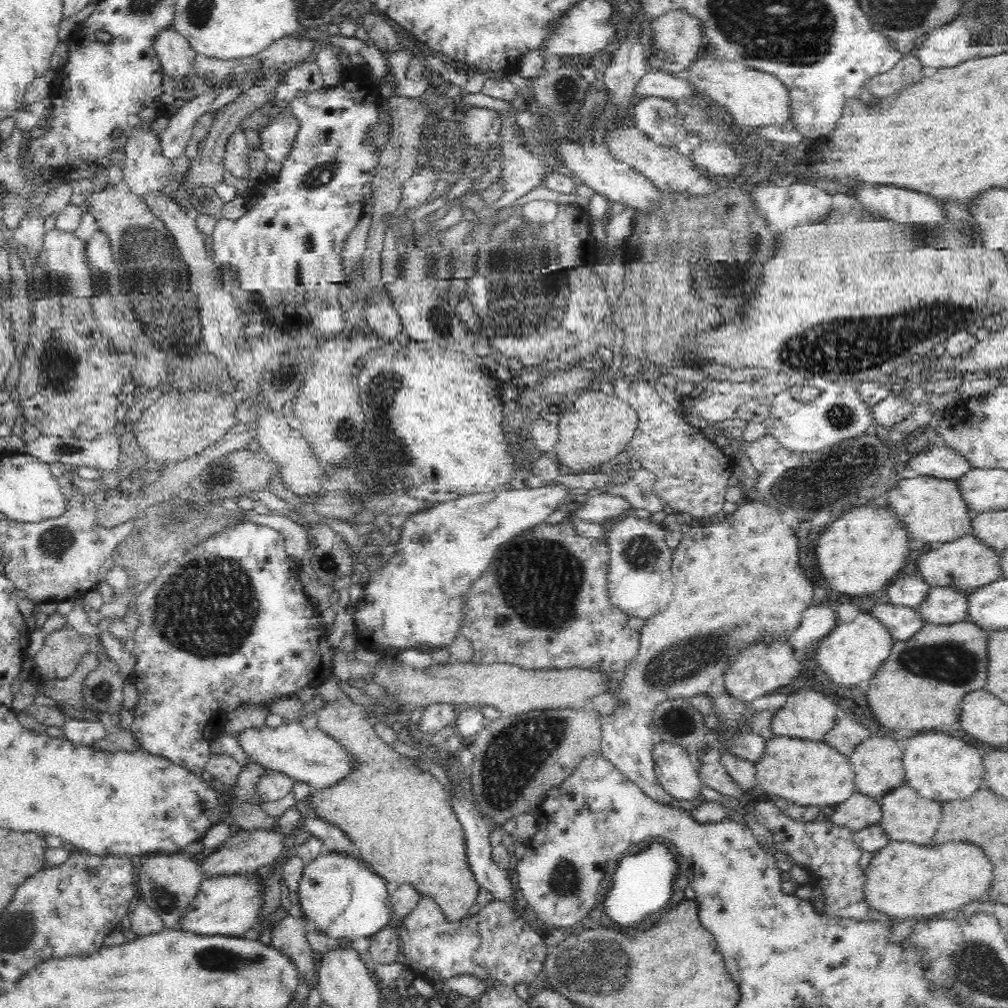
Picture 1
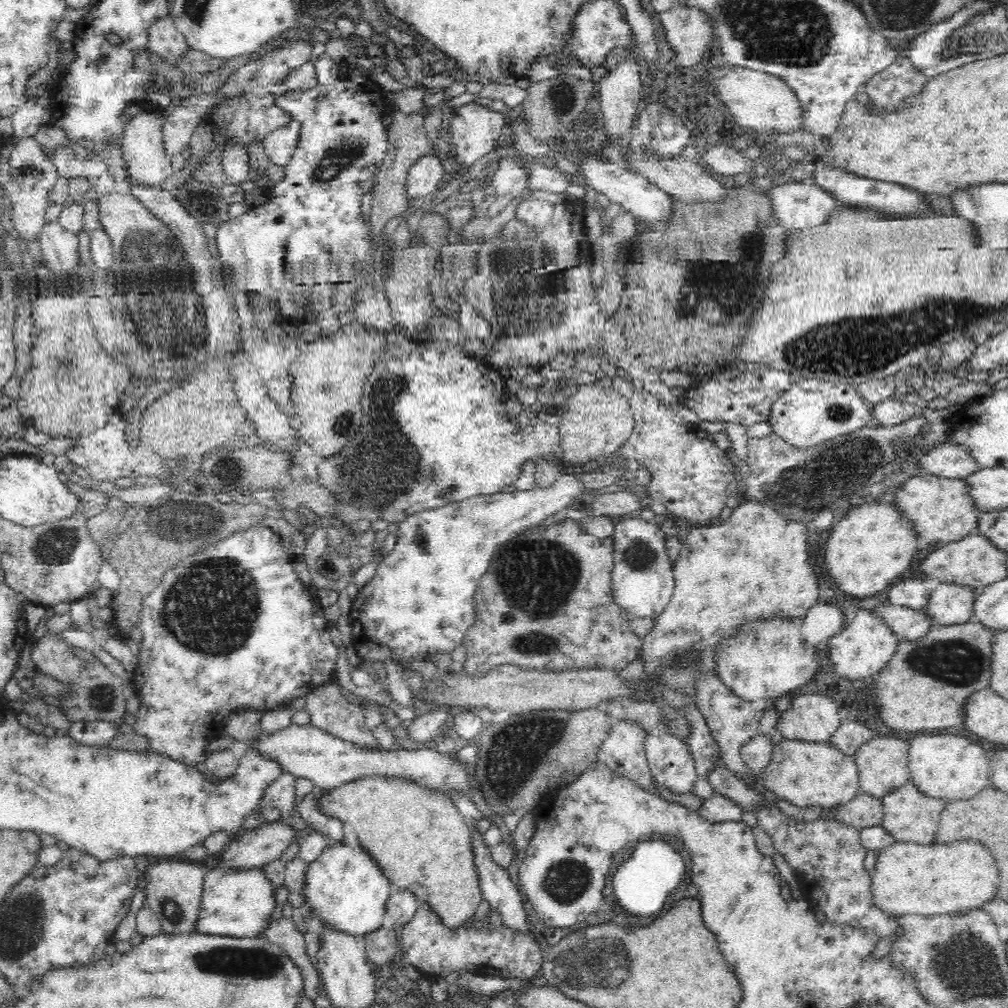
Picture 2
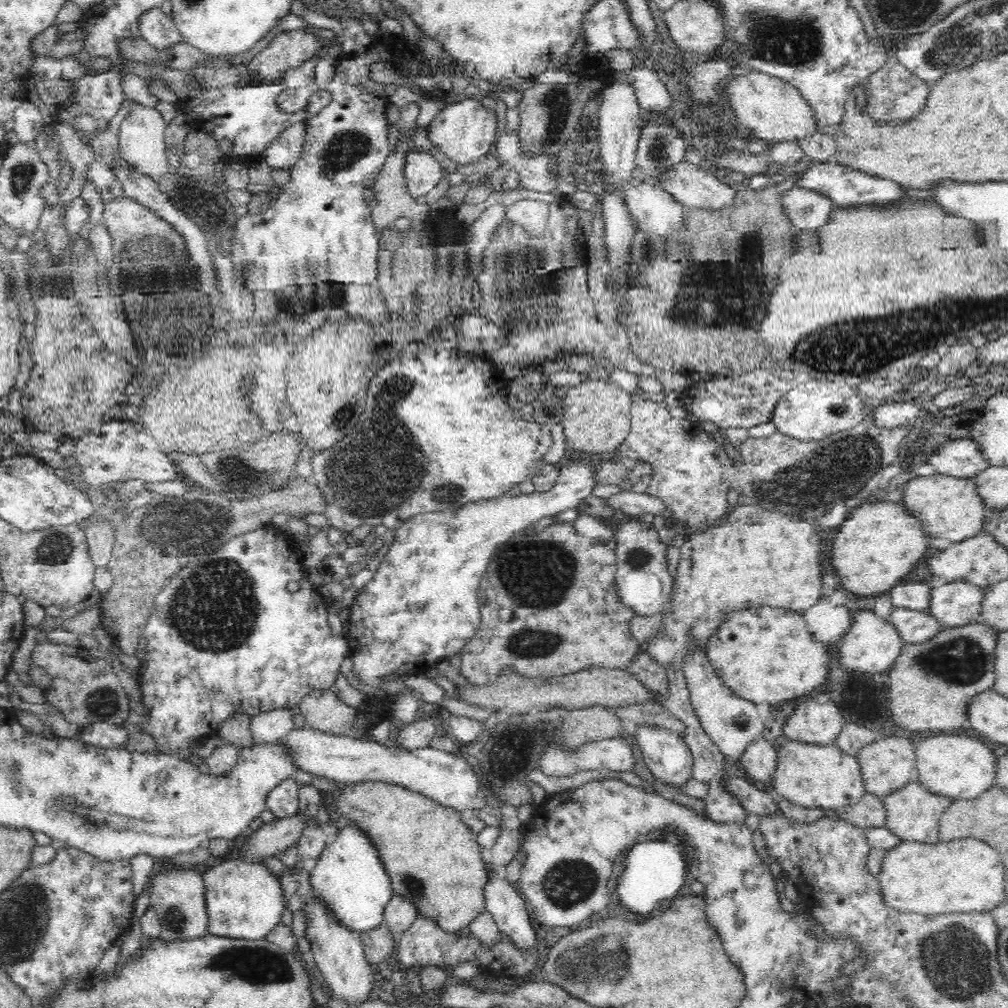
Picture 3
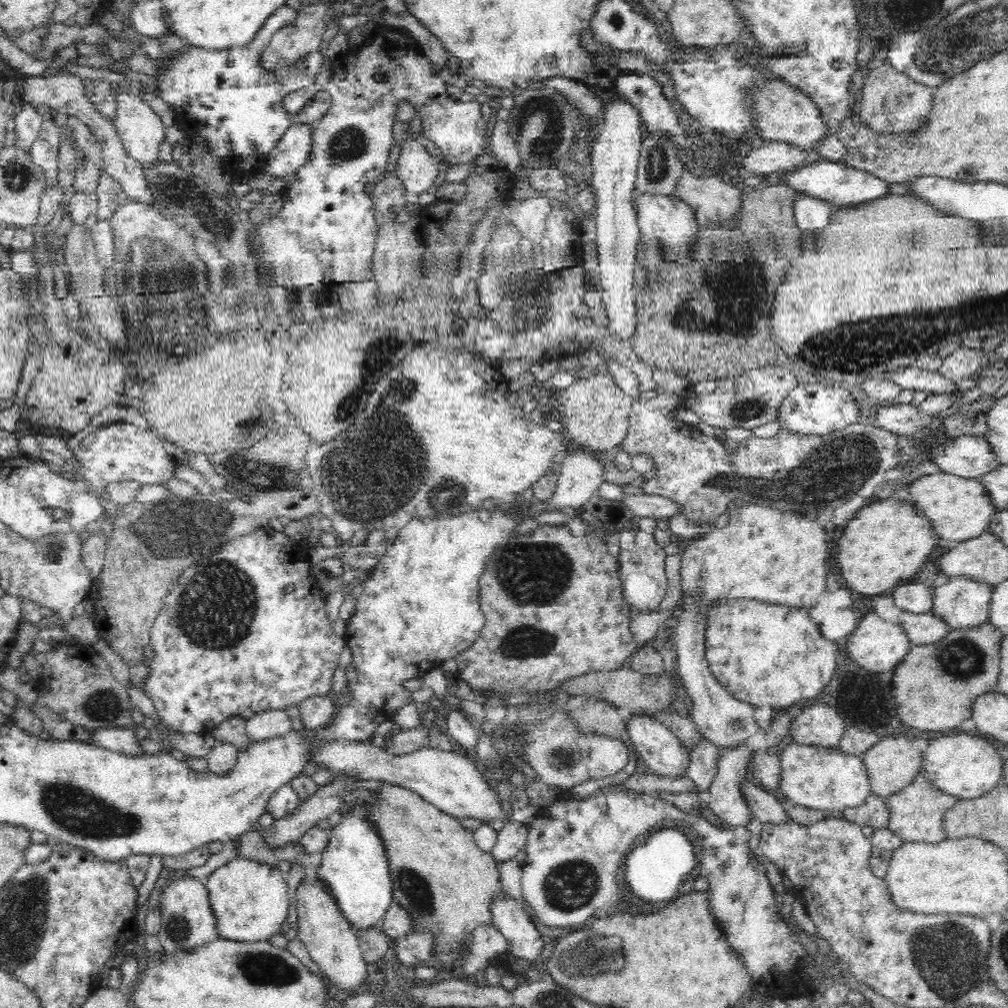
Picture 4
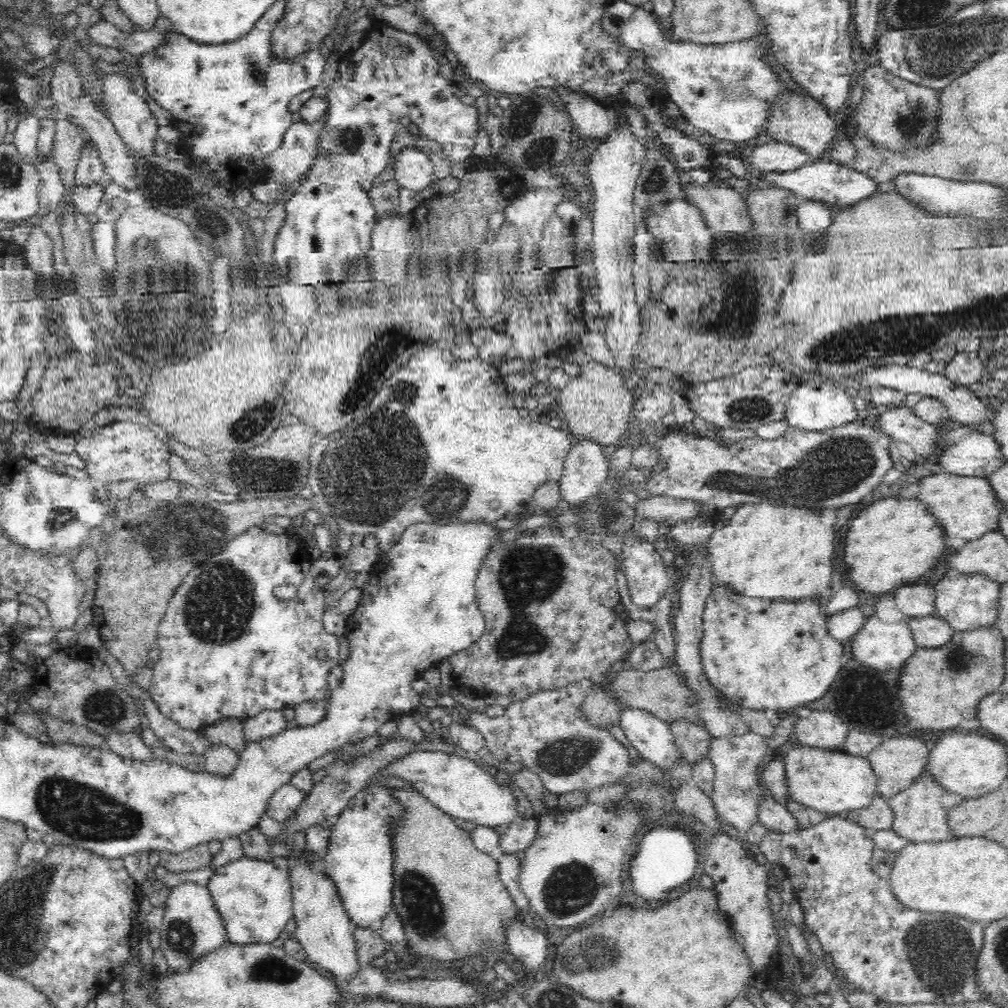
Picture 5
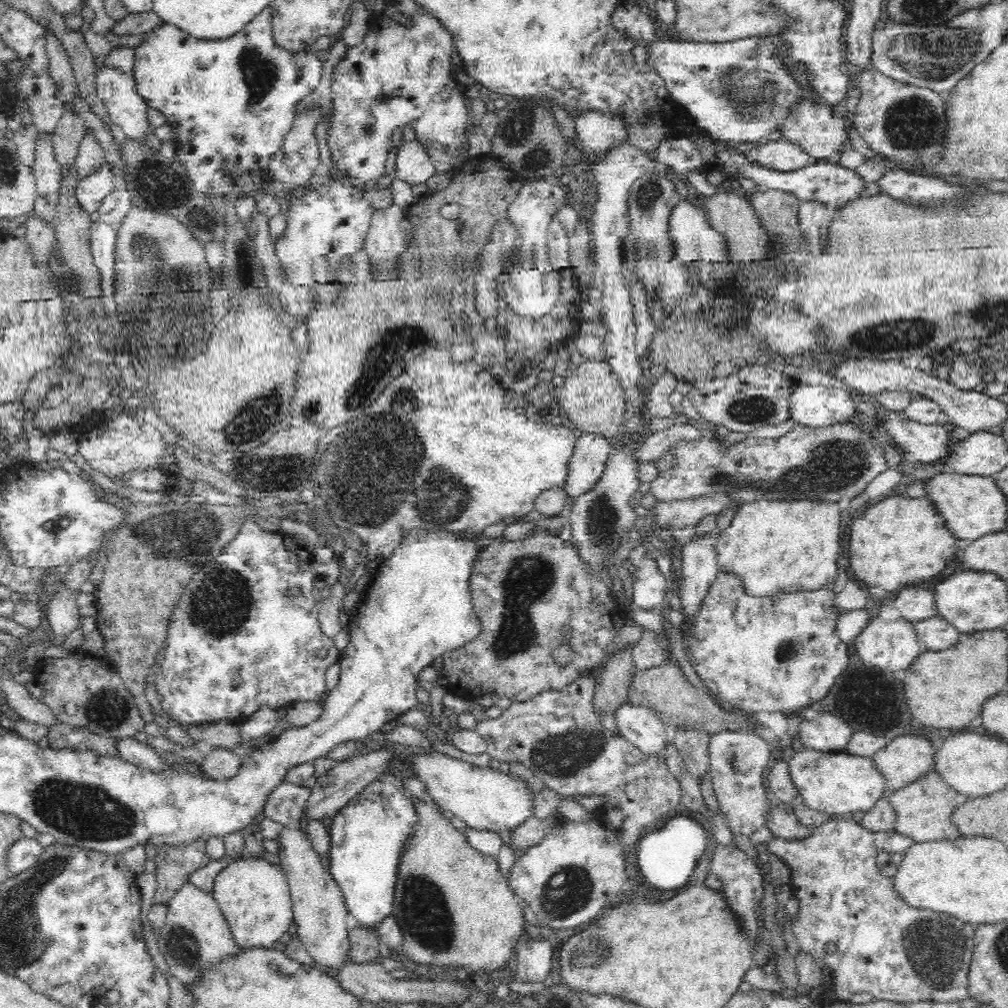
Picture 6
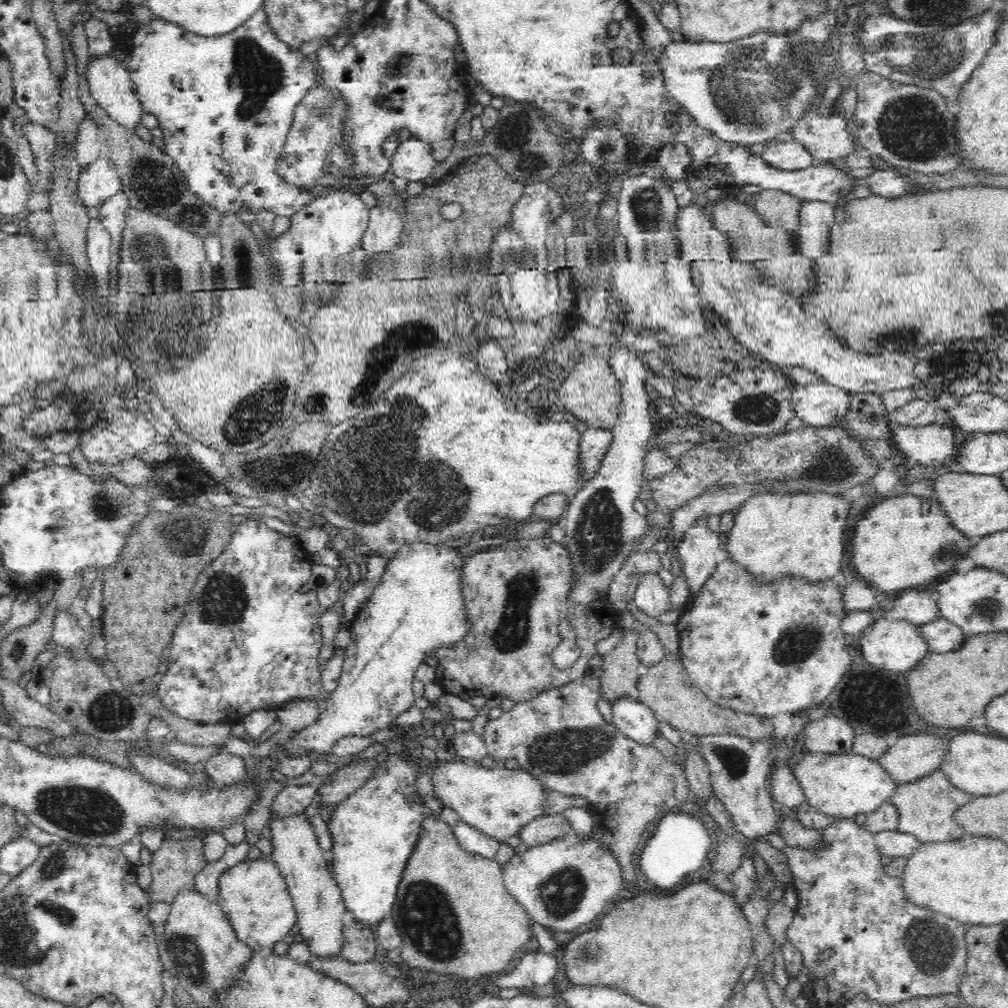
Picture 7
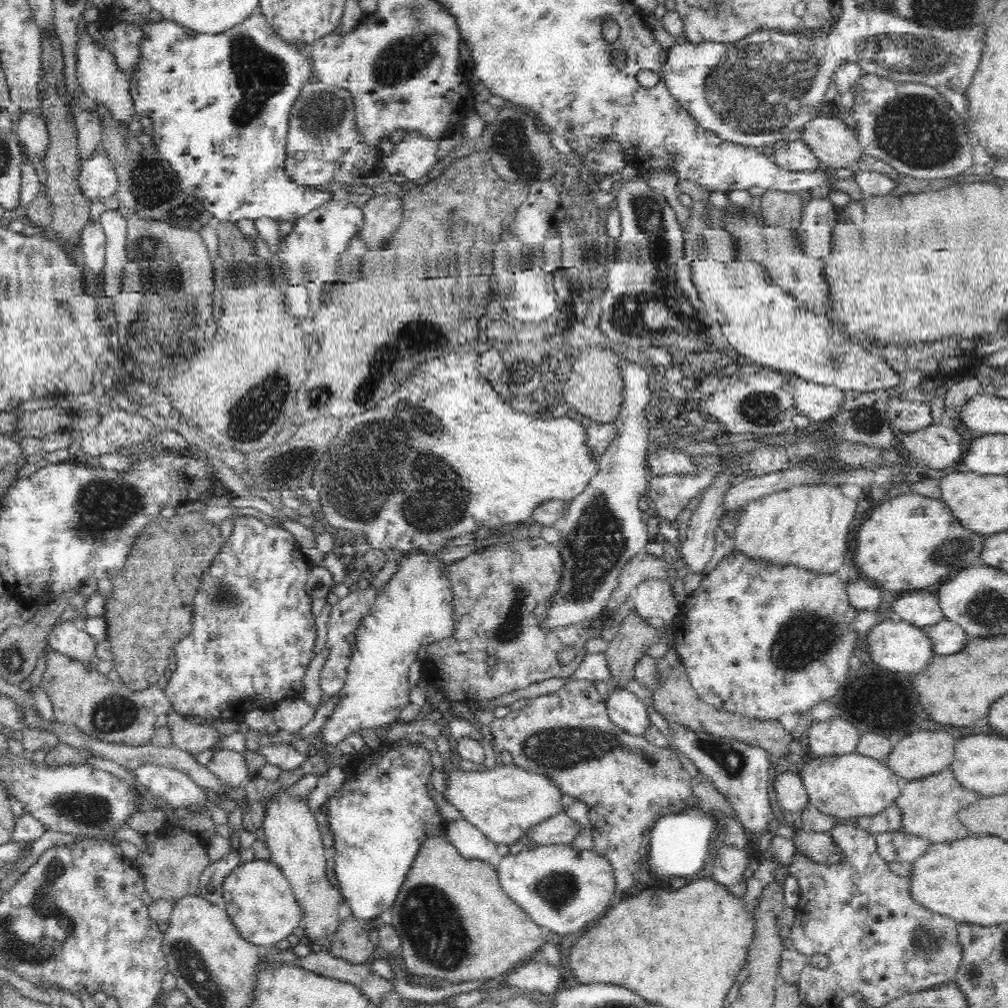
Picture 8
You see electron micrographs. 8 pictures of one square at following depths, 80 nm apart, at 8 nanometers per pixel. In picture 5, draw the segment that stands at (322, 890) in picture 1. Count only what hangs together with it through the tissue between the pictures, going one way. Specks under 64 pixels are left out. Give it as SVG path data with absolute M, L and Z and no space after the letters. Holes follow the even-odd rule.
M380 782L368 784L360 789L338 815L337 822L331 827L331 837L325 853L323 874L334 883L336 893L348 914L353 926L367 927L374 922L384 920L393 907L393 848L389 828L393 818L400 812L401 806L391 797L390 788Z

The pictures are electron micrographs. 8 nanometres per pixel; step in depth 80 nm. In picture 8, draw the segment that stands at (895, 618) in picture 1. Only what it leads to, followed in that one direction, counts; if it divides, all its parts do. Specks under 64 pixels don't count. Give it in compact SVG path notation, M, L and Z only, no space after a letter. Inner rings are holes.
M946 618L922 629L932 643L934 655L956 654L964 648L968 641L964 629Z

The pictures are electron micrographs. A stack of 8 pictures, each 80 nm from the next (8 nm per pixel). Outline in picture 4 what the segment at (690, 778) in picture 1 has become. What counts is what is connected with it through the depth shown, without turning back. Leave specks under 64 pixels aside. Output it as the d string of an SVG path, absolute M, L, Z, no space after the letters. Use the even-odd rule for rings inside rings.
M626 713L626 728L630 733L630 739L637 752L644 760L644 764L650 773L658 776L670 776L670 778L682 778L688 772L691 756L688 747L669 728L652 720L649 716L637 716L637 713Z

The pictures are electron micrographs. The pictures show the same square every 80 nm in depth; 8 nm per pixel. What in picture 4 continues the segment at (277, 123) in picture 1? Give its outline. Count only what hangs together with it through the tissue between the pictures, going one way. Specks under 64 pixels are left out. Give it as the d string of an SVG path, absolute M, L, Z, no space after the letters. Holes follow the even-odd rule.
M295 122L282 138L271 148L264 161L264 167L274 178L280 180L286 176L294 176L297 168L308 160L310 156L309 144L311 143L311 126L306 123Z

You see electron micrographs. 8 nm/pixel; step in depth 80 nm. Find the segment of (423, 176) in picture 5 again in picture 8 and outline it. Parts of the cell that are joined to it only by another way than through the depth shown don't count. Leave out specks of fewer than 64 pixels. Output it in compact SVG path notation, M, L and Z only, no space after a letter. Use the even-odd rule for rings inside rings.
M406 132L391 154L383 157L390 174L405 176L409 181L418 180L430 172L436 164L439 143L426 140L421 134Z

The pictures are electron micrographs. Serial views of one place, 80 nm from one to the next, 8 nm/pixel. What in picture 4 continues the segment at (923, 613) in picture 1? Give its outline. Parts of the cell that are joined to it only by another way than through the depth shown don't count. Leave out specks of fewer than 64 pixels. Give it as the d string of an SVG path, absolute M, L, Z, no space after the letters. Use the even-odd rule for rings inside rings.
M968 577L948 579L946 583L932 589L931 612L940 617L950 630L980 626L987 622L992 585L982 584Z

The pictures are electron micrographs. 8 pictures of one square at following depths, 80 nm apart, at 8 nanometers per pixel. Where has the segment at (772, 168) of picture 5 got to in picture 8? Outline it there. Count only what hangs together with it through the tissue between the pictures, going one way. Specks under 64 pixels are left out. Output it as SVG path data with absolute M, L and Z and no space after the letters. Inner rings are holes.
M802 140L775 144L776 150L772 154L773 163L783 169L791 171L807 171L820 168L816 156L810 147Z

